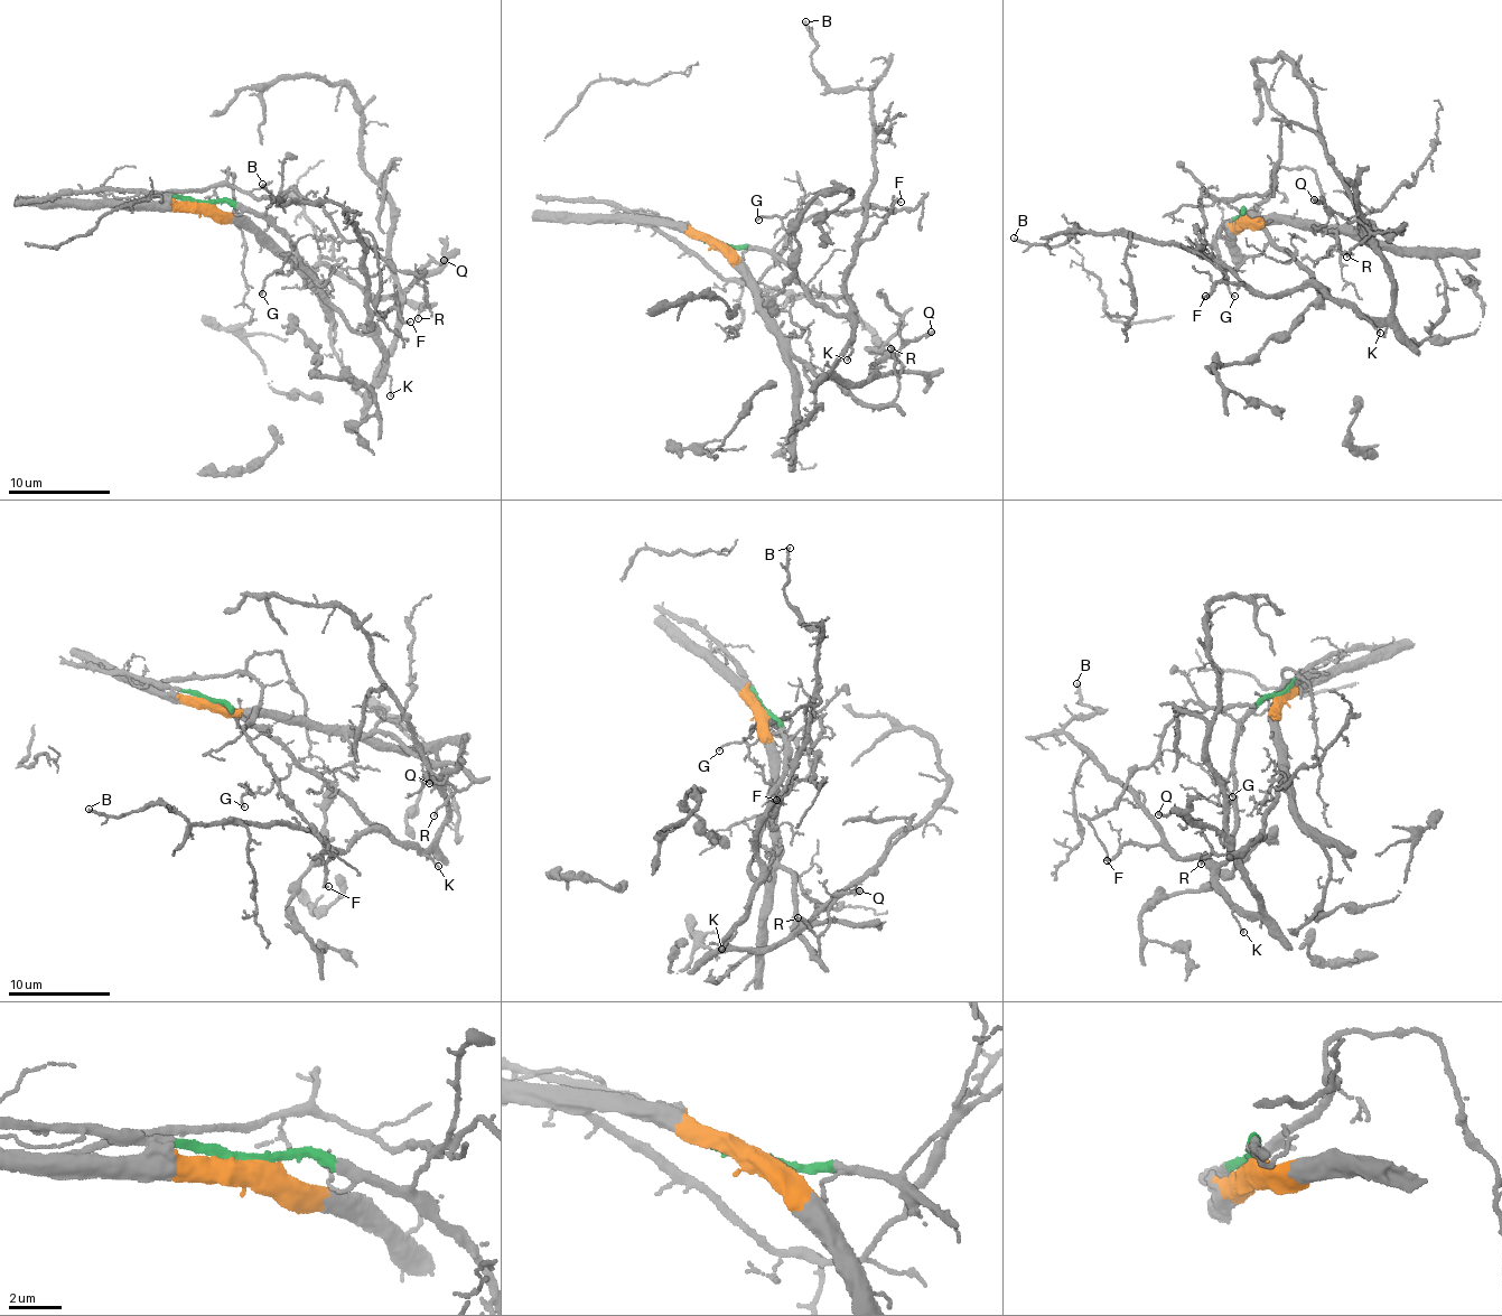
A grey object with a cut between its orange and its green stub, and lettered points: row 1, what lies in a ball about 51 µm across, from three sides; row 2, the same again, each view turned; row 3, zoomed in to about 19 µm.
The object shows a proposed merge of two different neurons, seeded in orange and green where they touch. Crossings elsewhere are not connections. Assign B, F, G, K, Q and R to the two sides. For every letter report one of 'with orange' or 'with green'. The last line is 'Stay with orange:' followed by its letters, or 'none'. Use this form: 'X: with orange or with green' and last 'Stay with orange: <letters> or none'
B: with green
F: with green
G: with green
K: with green
Q: with orange
R: with orange
Stay with orange: Q, R

